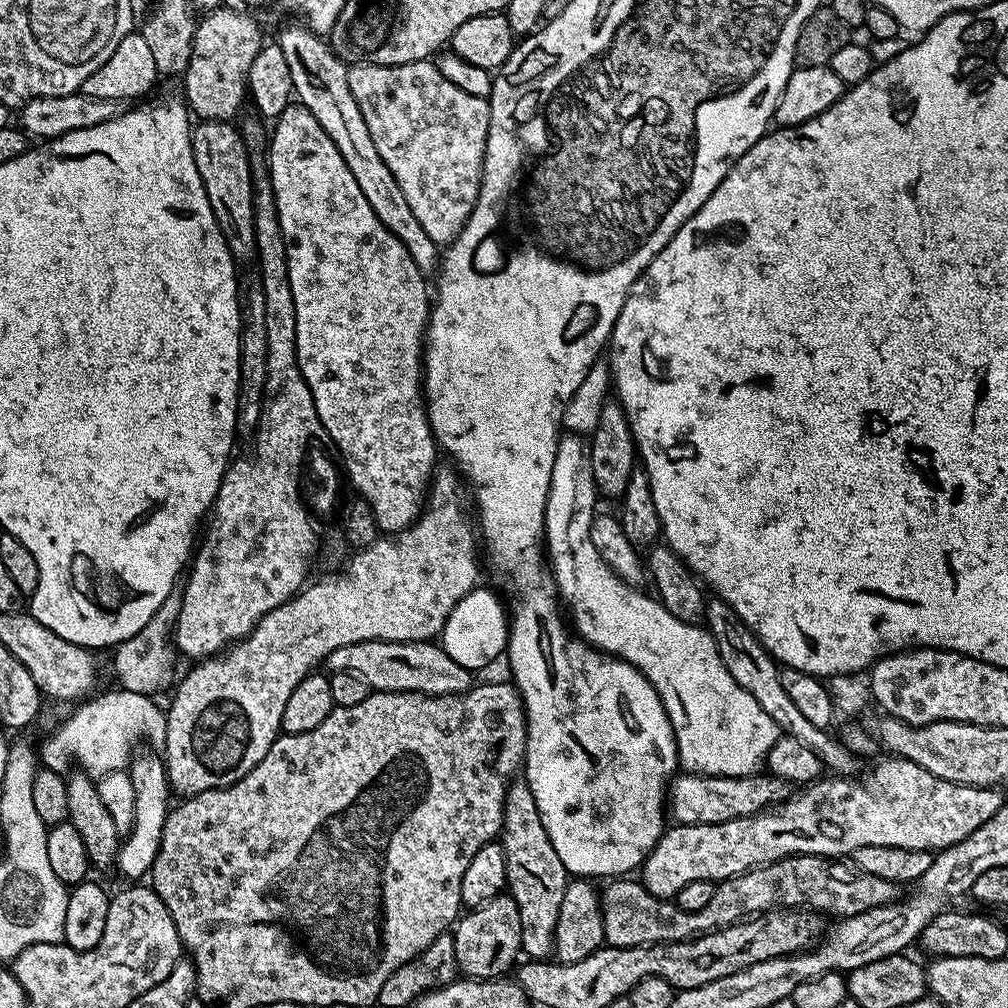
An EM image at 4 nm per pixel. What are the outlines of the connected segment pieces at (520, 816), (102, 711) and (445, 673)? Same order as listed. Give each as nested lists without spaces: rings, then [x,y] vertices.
[[[513,781],[505,789],[500,843],[506,858],[506,888],[518,906],[518,918],[522,918],[521,953],[529,960],[548,960],[553,955],[558,910],[561,909],[570,874],[546,834],[527,781]]]
[[[115,691],[93,695],[73,707],[77,708],[73,710],[72,717],[45,742],[43,767],[64,774],[69,771],[68,763],[73,760],[83,775],[98,781],[106,774],[129,767],[136,736],[145,736],[156,750],[163,749],[168,717],[162,708],[151,704],[148,701],[151,699],[143,692]]]
[[[367,640],[338,646],[328,655],[327,671],[353,672],[362,677],[369,689],[377,692],[420,692],[423,696],[458,696],[473,687],[473,673],[458,666],[439,643],[426,640]]]

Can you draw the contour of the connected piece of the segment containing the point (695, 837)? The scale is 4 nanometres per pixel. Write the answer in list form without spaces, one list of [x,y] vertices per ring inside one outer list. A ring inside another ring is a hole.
[[[887,759],[876,769],[871,769],[868,776],[870,780],[861,782],[859,779],[821,778],[797,791],[800,792],[797,796],[795,793],[784,801],[782,807],[775,810],[765,810],[758,815],[724,823],[671,825],[641,867],[640,876],[644,888],[662,900],[672,900],[678,890],[682,890],[682,886],[687,886],[690,882],[719,882],[790,856],[848,858],[862,846],[894,846],[932,852],[962,842],[962,838],[974,834],[978,826],[990,822],[990,818],[994,818],[994,814],[998,814],[998,810],[1006,803],[1006,796],[1000,793],[1003,791],[999,787],[975,788],[955,784],[930,774],[930,770],[909,760]]]

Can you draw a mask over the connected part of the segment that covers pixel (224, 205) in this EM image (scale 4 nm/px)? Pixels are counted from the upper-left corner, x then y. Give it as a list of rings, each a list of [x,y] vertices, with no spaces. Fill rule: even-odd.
[[[200,120],[192,130],[194,166],[202,174],[202,186],[206,186],[206,198],[210,198],[210,210],[218,222],[218,230],[237,262],[252,260],[256,254],[254,238],[254,166],[248,162],[250,153],[244,145],[237,125],[222,120]]]

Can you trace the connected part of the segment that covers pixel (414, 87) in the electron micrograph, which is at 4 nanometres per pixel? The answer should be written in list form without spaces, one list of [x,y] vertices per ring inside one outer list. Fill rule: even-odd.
[[[431,59],[409,64],[354,64],[349,67],[350,94],[366,118],[366,130],[382,154],[382,162],[390,166],[390,174],[402,186],[414,218],[422,222],[422,230],[430,234],[437,246],[447,246],[456,239],[470,218],[480,193],[480,179],[484,173],[484,155],[490,130],[488,101],[475,97],[444,78]]]

